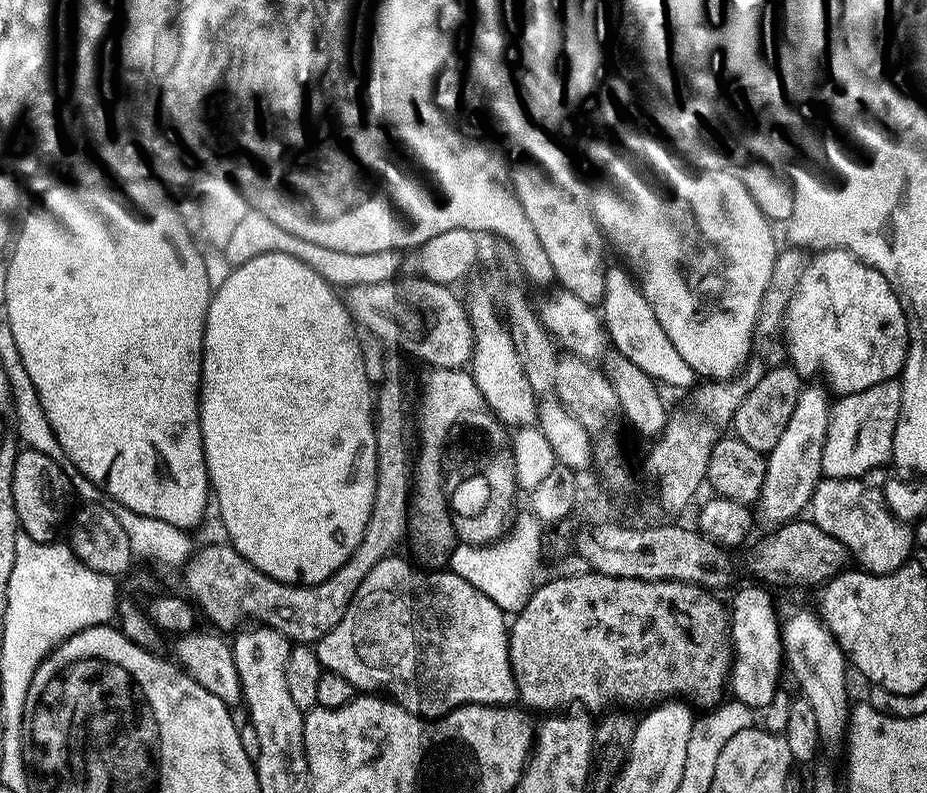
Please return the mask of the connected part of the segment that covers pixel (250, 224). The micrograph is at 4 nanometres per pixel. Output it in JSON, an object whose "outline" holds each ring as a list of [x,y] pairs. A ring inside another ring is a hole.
{"outline":[[[250,208],[245,217],[237,223],[233,233],[222,246],[222,253],[231,266],[249,261],[250,258],[266,253],[286,253],[305,262],[319,277],[336,288],[349,288],[354,285],[376,285],[390,281],[399,275],[403,253],[399,249],[374,251],[372,254],[348,254],[342,250],[327,249],[315,245],[298,235],[290,234],[266,218],[260,211]]]}

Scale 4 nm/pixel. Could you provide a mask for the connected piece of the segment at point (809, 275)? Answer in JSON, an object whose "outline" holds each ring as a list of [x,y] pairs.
{"outline":[[[826,248],[817,251],[813,256],[816,257],[813,260],[811,257],[805,263],[802,274],[798,278],[796,292],[790,298],[788,309],[784,315],[784,330],[782,335],[784,337],[784,350],[787,363],[801,378],[807,378],[807,376],[814,375],[815,372],[821,372],[825,380],[823,380],[823,383],[833,393],[836,391],[835,395],[837,397],[858,394],[858,390],[870,390],[870,386],[878,386],[878,382],[897,379],[900,373],[904,371],[904,363],[906,362],[906,354],[908,353],[908,319],[900,305],[900,298],[890,286],[890,282],[886,282],[886,278],[882,274],[878,274],[878,270],[874,270],[869,264],[863,264],[855,256],[850,255],[845,248]]]}

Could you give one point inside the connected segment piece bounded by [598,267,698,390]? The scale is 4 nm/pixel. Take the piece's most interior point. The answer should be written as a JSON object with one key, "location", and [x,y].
{"location":[629,324]}

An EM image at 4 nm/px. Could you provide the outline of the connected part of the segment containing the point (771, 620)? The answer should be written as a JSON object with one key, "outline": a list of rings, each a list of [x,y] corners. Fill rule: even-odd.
{"outline":[[[744,588],[730,606],[730,643],[734,653],[730,669],[730,692],[737,701],[753,710],[763,710],[774,698],[780,680],[784,648],[780,644],[778,608],[760,588]]]}

